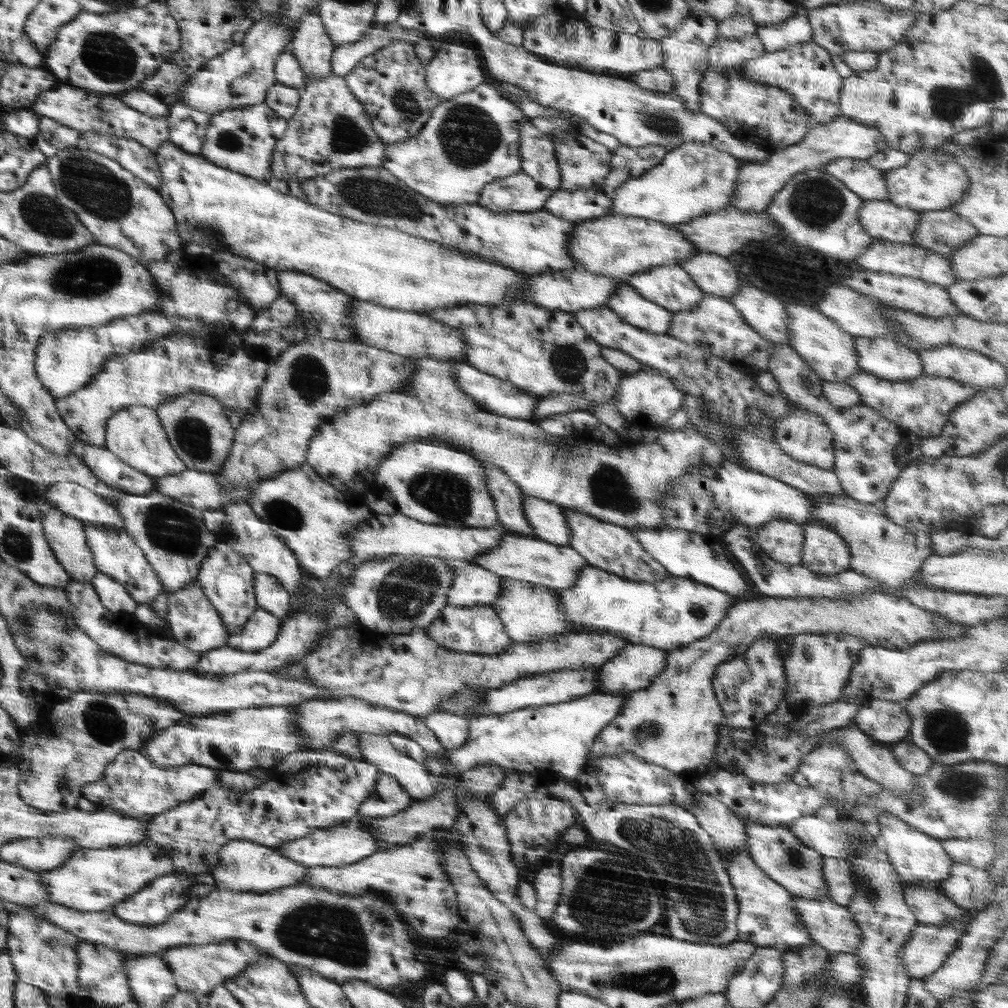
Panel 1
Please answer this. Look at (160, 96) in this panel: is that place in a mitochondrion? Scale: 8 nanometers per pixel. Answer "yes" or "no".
no

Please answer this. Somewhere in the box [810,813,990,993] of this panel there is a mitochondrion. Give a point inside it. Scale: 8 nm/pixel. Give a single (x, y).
(870, 891)

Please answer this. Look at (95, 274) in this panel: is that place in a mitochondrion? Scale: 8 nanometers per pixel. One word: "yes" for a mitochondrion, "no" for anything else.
yes

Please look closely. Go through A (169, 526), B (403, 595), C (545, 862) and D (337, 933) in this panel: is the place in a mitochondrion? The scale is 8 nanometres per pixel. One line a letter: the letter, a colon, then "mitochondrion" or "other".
A: mitochondrion
B: mitochondrion
C: other
D: mitochondrion

